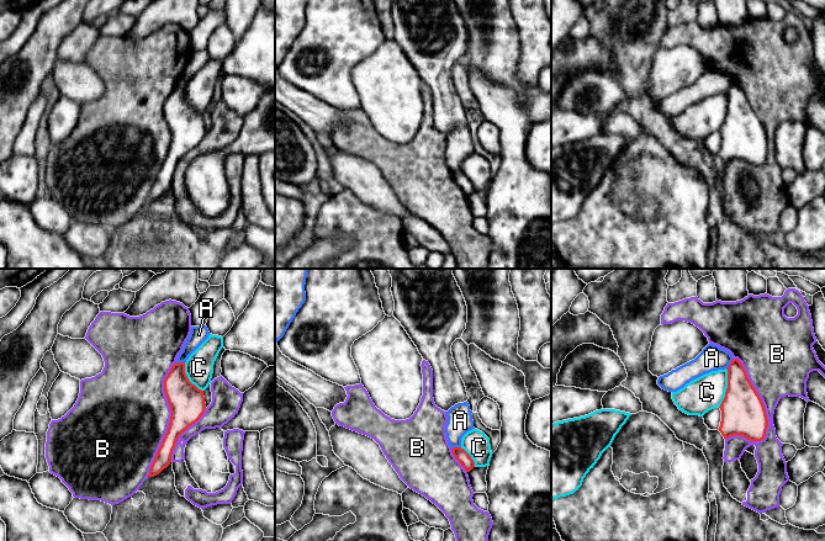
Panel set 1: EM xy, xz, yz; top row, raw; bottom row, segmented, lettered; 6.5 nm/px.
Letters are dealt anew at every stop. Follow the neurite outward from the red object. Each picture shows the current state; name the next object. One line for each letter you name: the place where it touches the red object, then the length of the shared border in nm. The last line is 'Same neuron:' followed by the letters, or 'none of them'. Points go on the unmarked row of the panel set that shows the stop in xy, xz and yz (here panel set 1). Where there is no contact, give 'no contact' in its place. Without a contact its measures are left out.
Same neuron: none of them

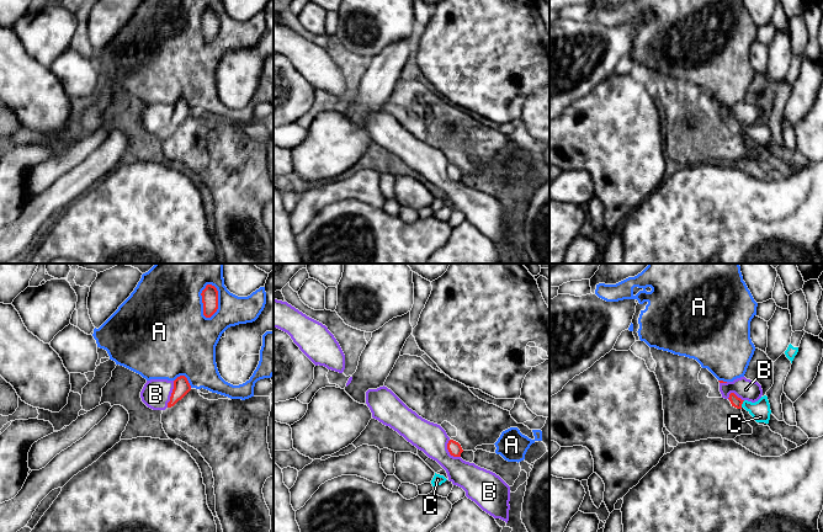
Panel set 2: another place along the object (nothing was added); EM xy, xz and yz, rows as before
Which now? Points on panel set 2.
C: yz (742, 127) | 50 nm
Same neuron: C

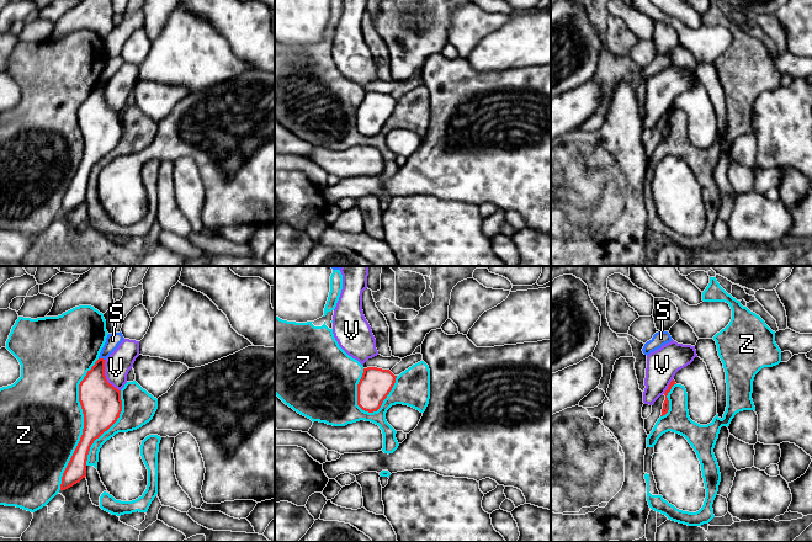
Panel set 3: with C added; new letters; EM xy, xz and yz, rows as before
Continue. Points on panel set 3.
Same neuron: none of them

